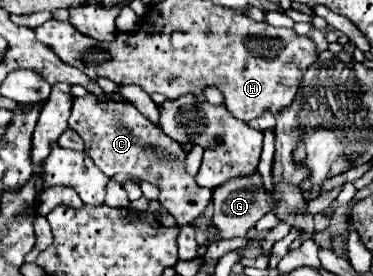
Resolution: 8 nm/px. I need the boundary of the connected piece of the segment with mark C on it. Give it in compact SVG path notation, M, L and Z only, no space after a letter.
M92 94L74 98L70 128L82 136L86 146L84 152L88 152L88 156L102 172L106 172L106 176L126 172L138 176L140 180L152 180L150 184L160 190L158 202L176 218L178 224L192 224L204 212L212 190L196 184L196 178L186 172L182 146L168 138L160 126L152 124L144 114L140 114L132 102L114 102Z

